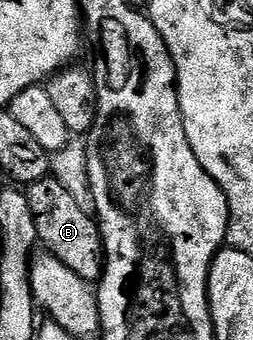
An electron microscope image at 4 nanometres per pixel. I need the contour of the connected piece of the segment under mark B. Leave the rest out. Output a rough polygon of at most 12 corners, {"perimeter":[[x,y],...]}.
{"perimeter":[[54,177],[26,193],[39,245],[84,282],[104,275],[100,223]]}

